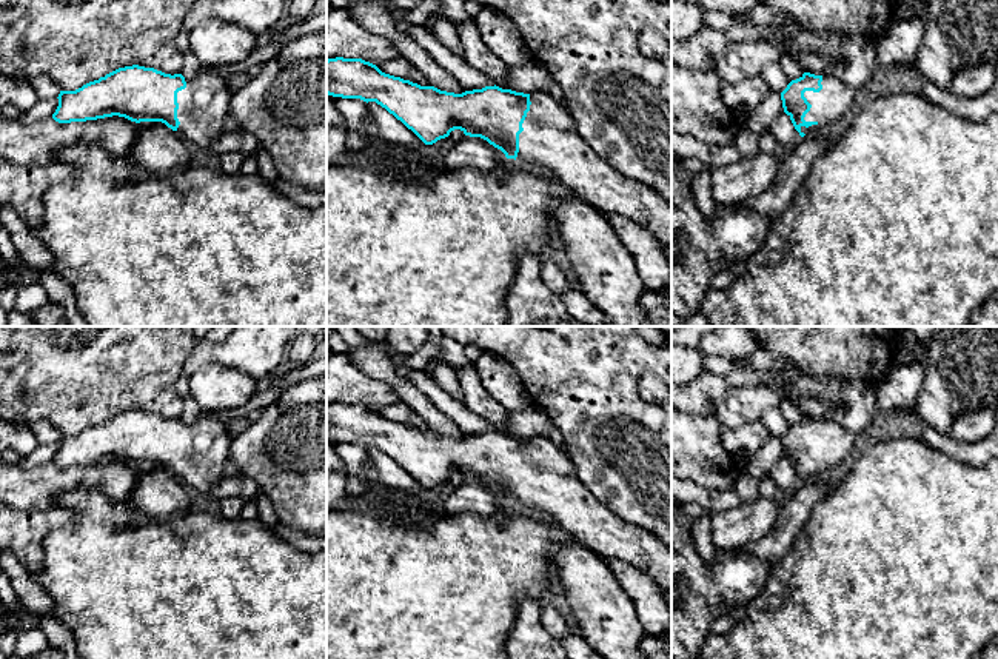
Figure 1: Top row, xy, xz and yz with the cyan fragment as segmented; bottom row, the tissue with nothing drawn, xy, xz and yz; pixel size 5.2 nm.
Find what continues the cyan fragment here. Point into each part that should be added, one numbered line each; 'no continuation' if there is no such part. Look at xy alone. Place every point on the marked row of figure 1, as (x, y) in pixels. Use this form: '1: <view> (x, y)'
1: xy (204, 105)

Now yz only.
1: yz (837, 97)

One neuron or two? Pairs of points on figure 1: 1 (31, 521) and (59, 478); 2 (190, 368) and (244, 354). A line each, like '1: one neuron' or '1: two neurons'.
1: two neurons
2: one neuron

